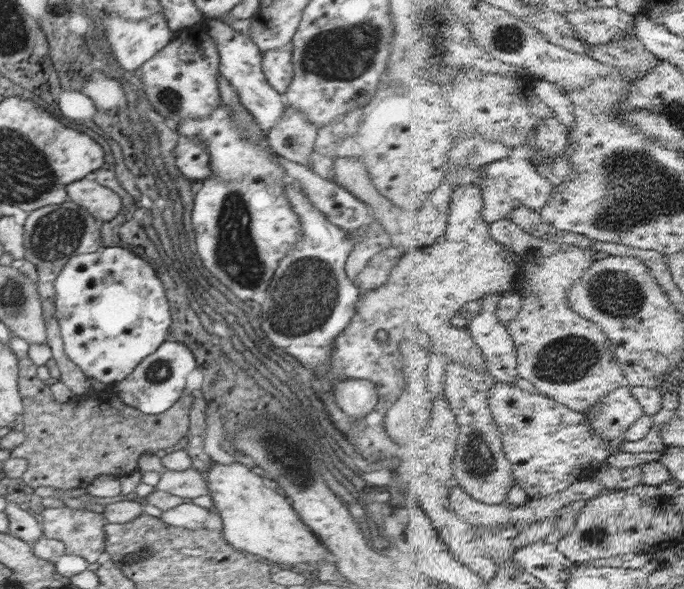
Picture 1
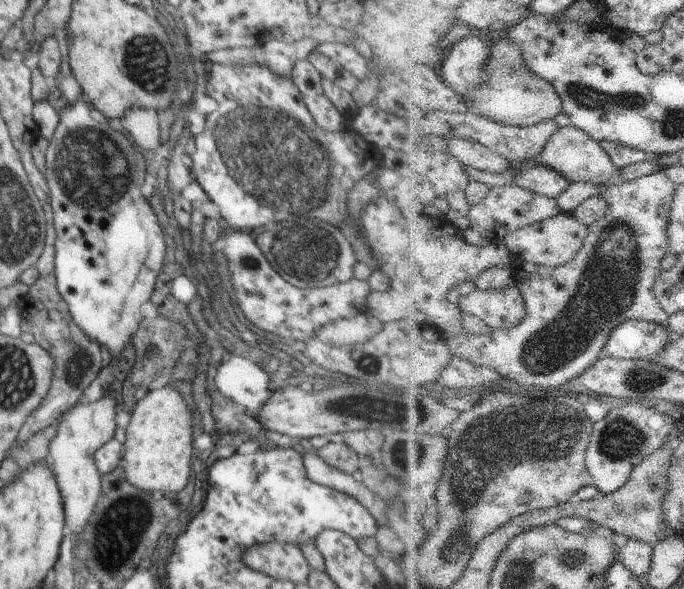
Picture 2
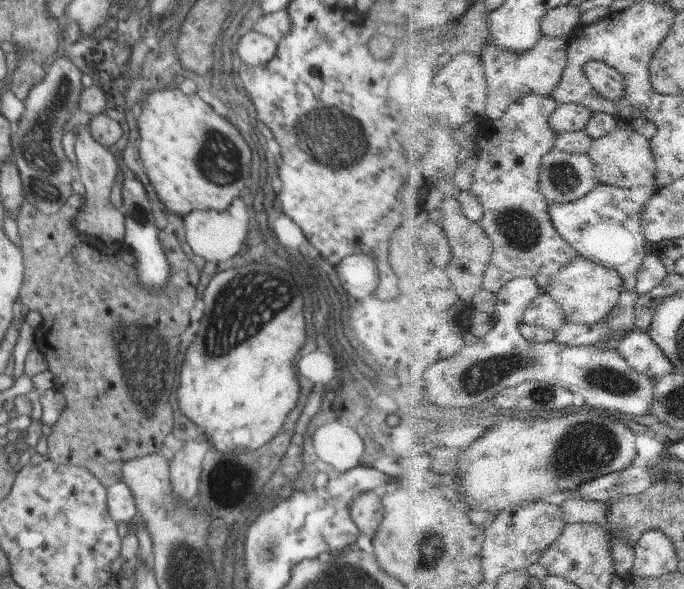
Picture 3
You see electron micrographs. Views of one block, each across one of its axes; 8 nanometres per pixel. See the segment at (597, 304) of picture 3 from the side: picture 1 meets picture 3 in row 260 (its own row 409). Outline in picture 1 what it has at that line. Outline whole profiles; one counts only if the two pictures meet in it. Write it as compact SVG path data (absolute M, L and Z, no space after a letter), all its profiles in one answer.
M564 244L560 252L552 256L544 256L541 252L528 254L525 257L526 263L520 270L526 280L526 288L522 293L525 307L517 320L509 326L518 348L521 376L534 384L539 392L584 413L585 416L588 416L588 412L591 412L605 396L613 394L619 388L632 386L614 350L614 342L607 336L605 328L578 314L569 303L569 290L588 274L588 270L597 260L594 252L598 251Z

